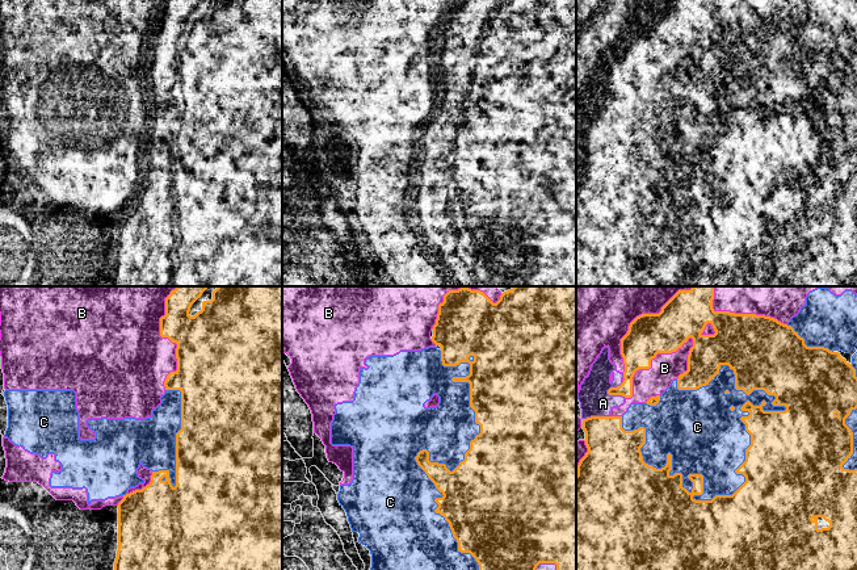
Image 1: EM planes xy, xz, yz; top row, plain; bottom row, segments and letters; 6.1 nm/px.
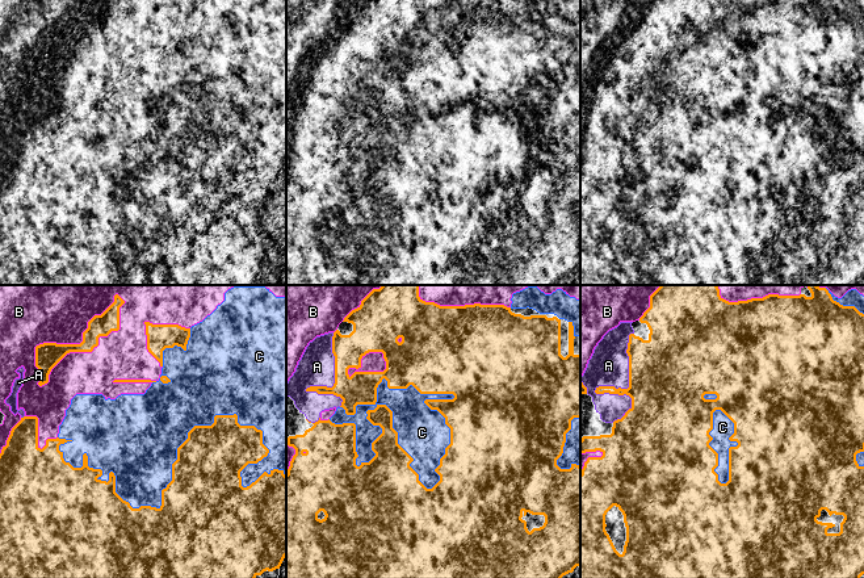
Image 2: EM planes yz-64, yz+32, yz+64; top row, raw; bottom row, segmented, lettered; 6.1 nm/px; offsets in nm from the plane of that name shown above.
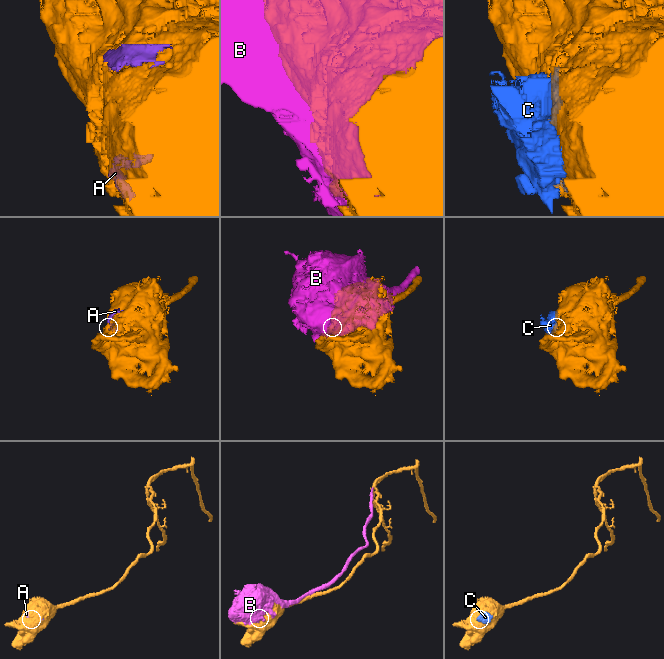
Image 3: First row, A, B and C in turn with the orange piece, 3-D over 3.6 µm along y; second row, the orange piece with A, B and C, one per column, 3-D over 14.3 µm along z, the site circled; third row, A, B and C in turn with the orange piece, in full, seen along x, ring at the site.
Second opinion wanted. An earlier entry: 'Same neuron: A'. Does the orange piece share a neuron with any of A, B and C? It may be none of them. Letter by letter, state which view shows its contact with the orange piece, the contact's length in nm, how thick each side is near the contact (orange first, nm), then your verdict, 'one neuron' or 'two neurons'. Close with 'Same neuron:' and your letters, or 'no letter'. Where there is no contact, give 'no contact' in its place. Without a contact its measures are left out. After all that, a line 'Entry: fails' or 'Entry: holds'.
A: meets orange in yz; contact 130 nm long; 220 nm thick on the orange side, 190 nm on the other; two neurons
B: meets orange in yz; contact 550 nm long; 260 nm thick on the orange side, 180 nm on the other; two neurons
C: meets orange in yz; contact 1000 nm long; 400 nm thick on the orange side, 320 nm on the other; two neurons
Same neuron: no letter
Entry: fails

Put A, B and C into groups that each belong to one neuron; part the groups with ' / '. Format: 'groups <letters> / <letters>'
groups A B C

